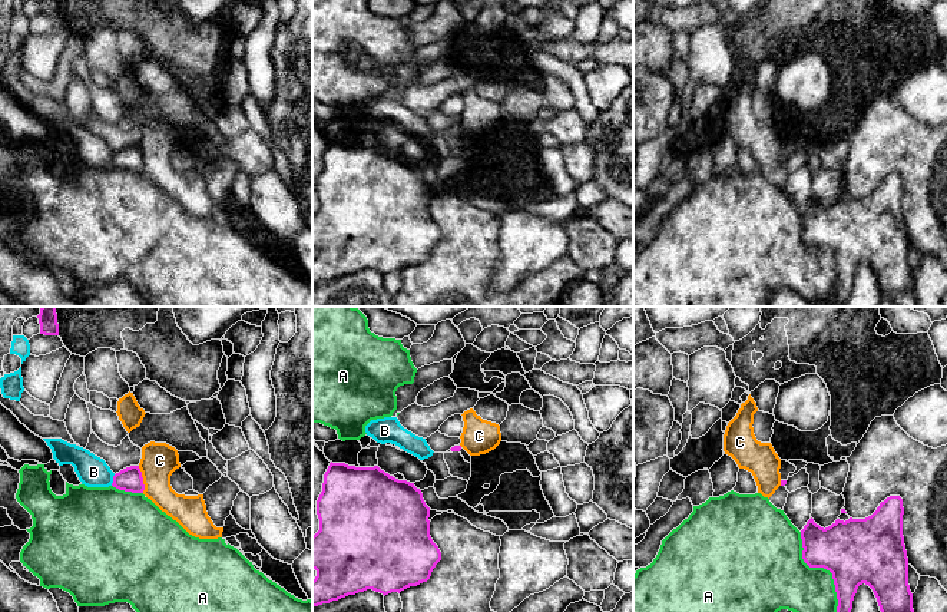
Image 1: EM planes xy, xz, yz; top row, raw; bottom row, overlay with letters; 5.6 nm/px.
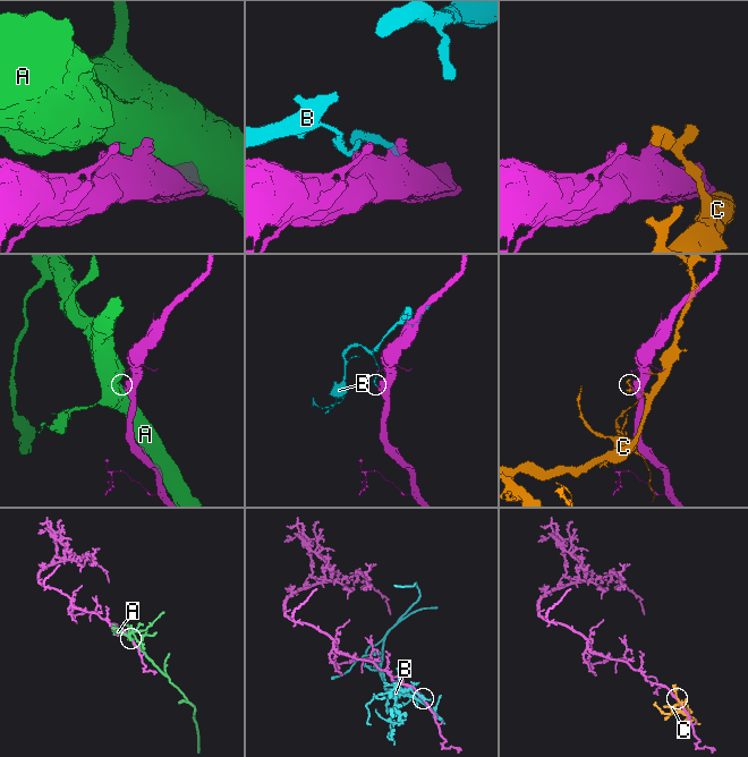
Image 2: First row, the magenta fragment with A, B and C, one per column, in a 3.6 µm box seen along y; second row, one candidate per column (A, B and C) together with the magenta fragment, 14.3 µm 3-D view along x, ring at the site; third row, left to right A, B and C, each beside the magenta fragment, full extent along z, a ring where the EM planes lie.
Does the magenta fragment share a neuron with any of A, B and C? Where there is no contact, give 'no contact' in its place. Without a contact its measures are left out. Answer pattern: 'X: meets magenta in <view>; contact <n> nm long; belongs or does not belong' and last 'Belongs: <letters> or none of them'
A: meets magenta in yz; contact 550 nm long; does not belong
B: meets magenta in xy; contact 70 nm long; does not belong
C: meets magenta in xy; contact 160 nm long; does not belong
Belongs: none of them

